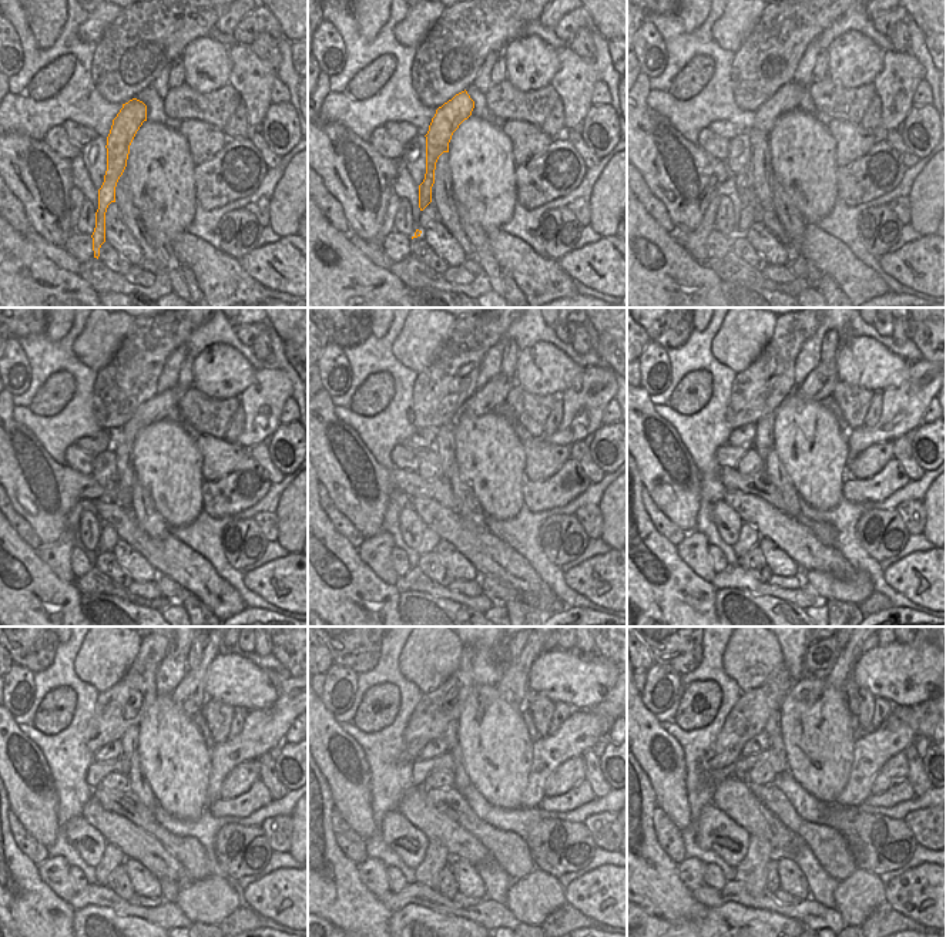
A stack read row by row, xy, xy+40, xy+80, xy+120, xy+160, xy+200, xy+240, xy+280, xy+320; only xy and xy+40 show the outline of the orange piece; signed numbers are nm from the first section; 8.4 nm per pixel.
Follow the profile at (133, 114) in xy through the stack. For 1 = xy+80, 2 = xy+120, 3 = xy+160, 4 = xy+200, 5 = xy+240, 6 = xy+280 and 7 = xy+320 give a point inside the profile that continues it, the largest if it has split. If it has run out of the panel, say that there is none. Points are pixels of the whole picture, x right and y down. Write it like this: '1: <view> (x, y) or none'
1: xy+80 (788, 97)
2: xy+120 (161, 406)
3: xy+160 (490, 398)
4: xy+200 (821, 382)
5: xy+240 (190, 694)
6: xy+280 (513, 685)
7: xy+320 (837, 675)

